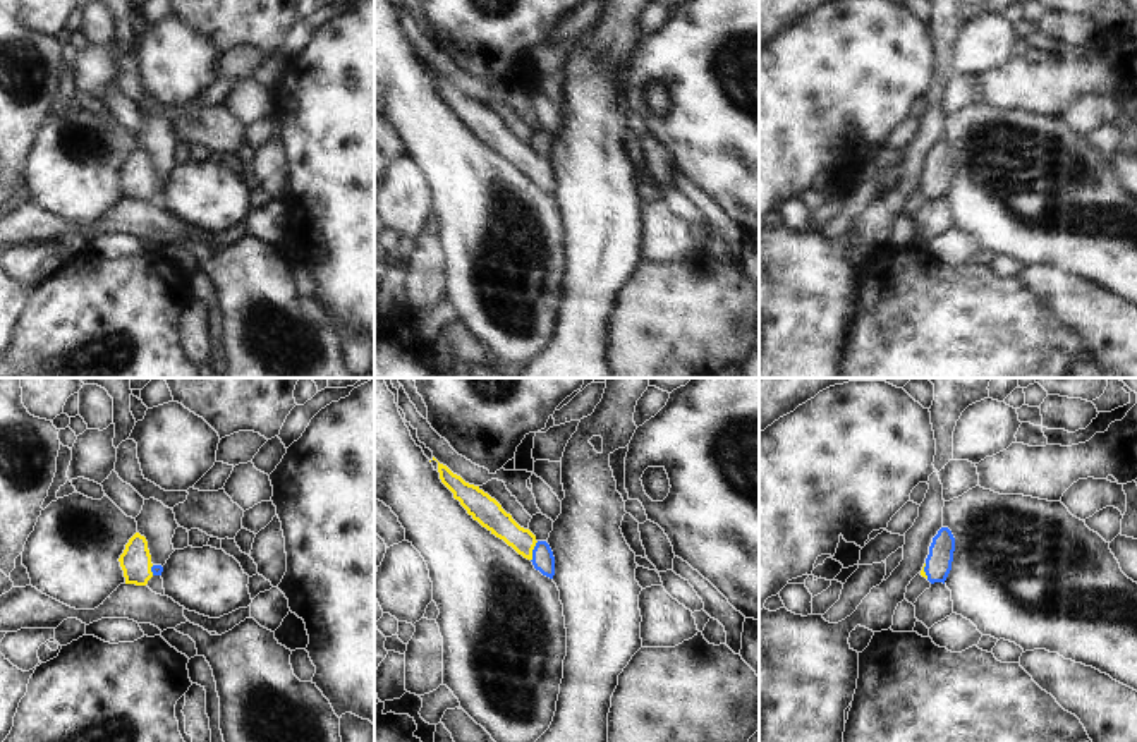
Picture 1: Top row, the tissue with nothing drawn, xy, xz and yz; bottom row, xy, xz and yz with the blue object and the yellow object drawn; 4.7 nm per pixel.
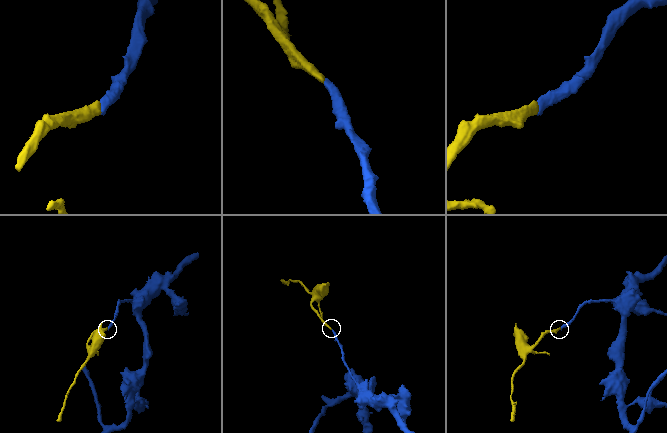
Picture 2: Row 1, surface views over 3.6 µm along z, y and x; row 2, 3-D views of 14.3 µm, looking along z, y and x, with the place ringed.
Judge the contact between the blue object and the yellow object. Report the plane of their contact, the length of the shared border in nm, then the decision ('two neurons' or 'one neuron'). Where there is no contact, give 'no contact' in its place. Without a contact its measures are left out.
xz | 100 nm | one neuron

